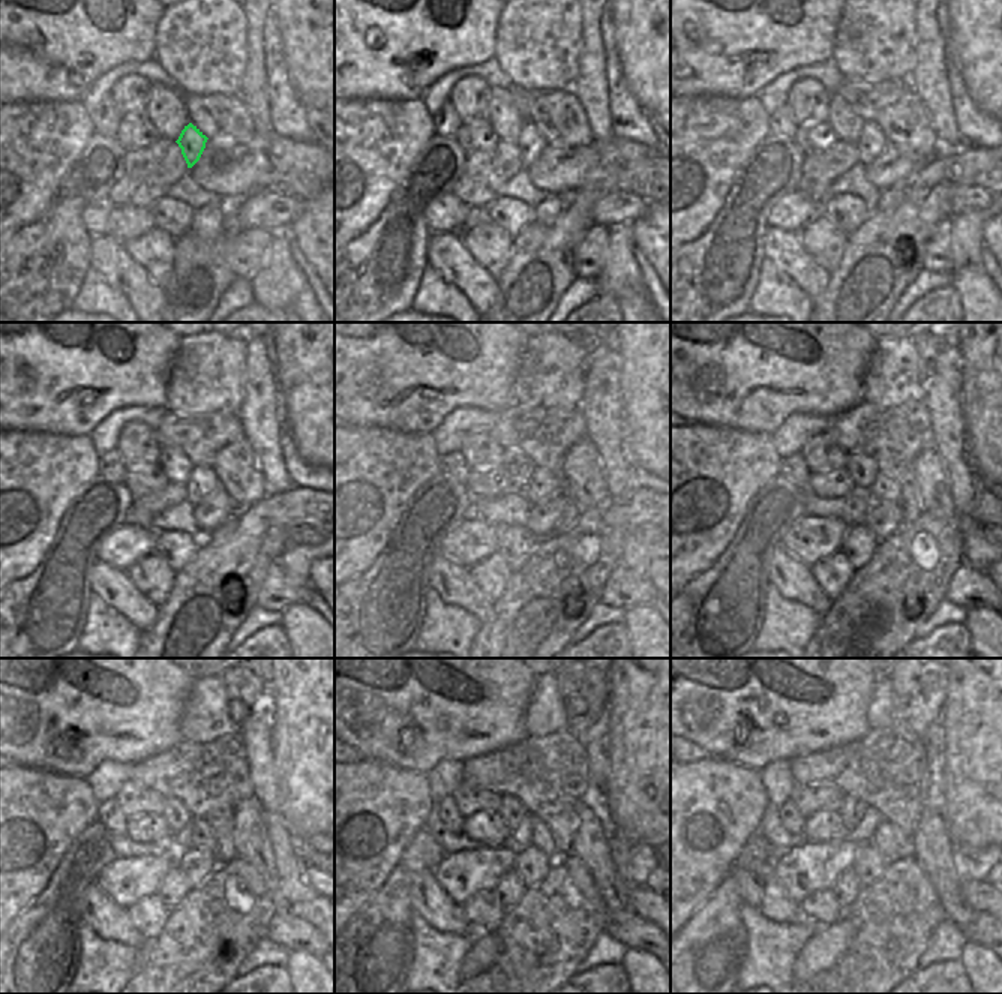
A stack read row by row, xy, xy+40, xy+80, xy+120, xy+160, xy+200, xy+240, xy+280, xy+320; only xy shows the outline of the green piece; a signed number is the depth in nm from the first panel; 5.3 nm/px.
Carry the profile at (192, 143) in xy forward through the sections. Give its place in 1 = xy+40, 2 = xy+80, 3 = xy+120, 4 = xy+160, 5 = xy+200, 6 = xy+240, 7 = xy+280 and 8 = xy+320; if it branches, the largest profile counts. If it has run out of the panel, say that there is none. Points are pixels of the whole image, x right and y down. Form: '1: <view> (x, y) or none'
1: xy+40 (531, 143)
2: xy+80 (872, 141)
3: xy+120 (203, 480)
4: xy+160 (543, 485)
5: xy+200 (884, 488)
6: xy+240 (201, 837)
7: xy+280 (542, 838)
8: xy+320 (891, 841)

